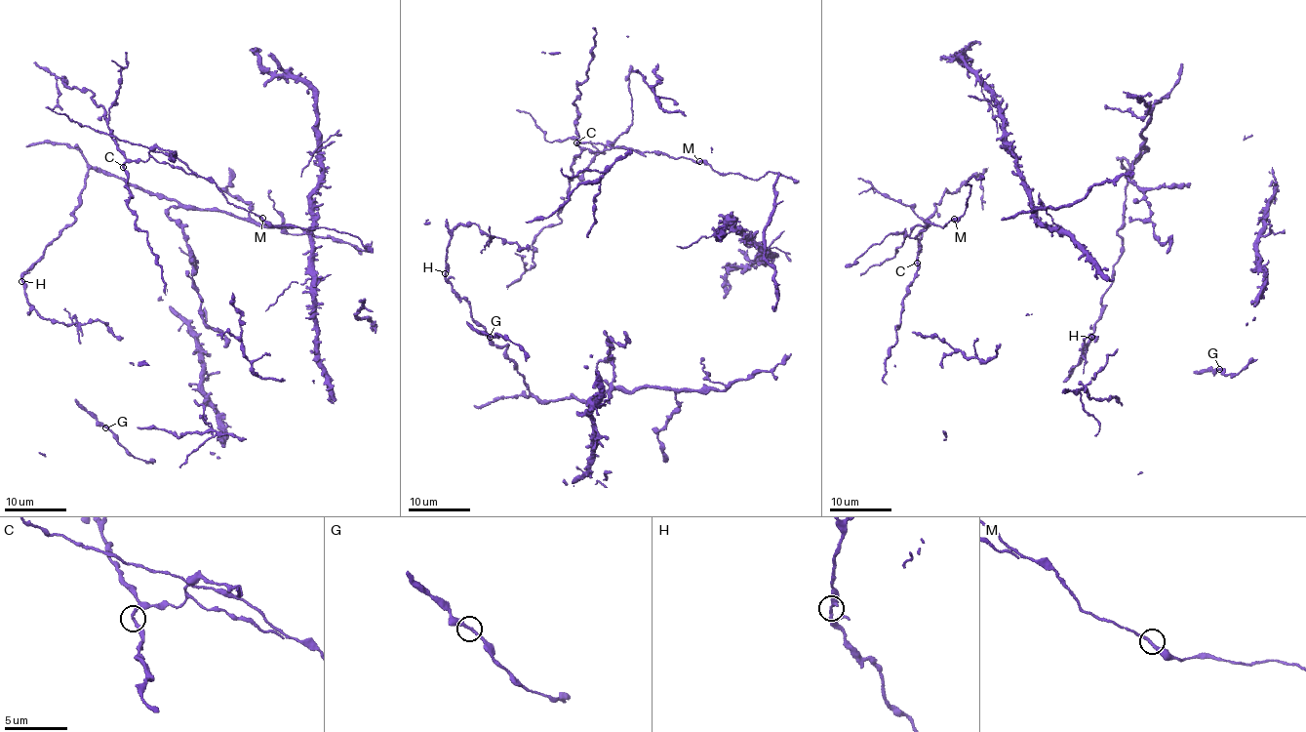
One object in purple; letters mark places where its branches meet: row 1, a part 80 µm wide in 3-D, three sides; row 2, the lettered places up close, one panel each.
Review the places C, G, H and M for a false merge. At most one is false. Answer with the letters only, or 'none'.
none

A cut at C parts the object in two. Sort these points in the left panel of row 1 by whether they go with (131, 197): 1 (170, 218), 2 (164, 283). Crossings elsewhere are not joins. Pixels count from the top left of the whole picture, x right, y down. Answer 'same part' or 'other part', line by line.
1: other part
2: same part

